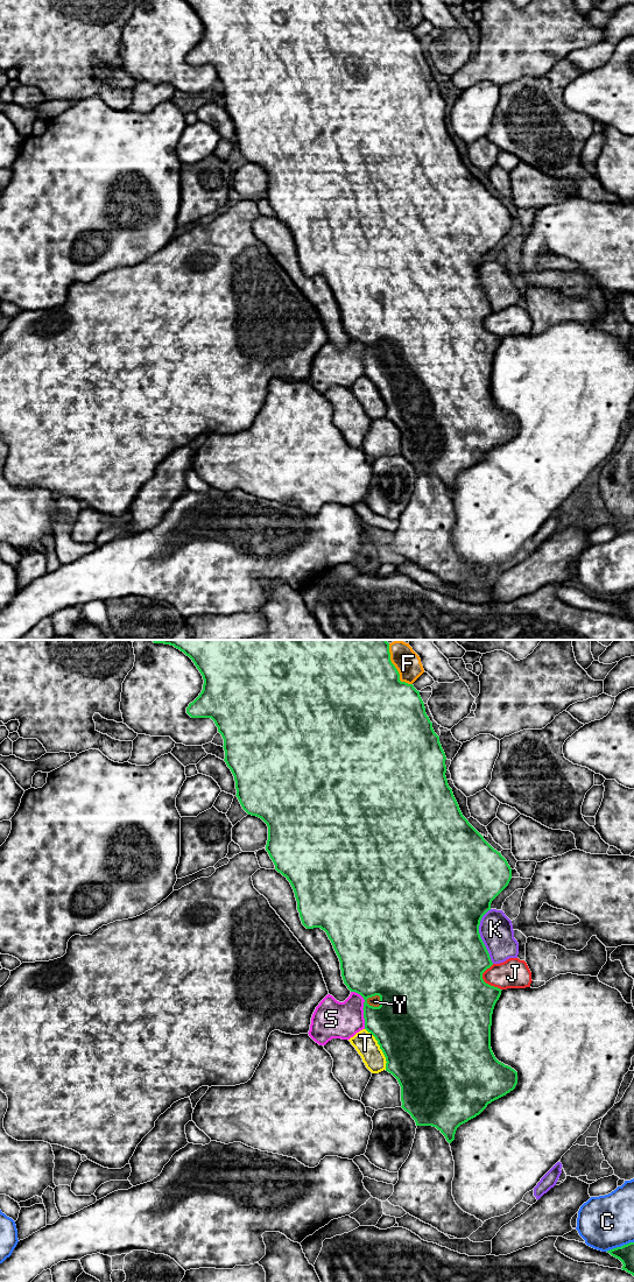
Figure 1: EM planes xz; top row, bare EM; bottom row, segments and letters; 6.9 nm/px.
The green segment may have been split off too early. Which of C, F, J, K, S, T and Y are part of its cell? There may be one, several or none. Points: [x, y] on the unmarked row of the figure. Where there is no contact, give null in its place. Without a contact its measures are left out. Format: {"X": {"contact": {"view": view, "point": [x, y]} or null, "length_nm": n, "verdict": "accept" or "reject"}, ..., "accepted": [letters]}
{"C": {"contact": {"view": "xz", "point": [619, 594]}, "length_nm": 200, "verdict": "reject"}, "F": {"contact": {"view": "xz", "point": [397, 20]}, "length_nm": 280, "verdict": "reject"}, "J": {"contact": {"view": "xz", "point": [484, 329]}, "length_nm": 200, "verdict": "reject"}, "K": {"contact": {"view": "xz", "point": [479, 283]}, "length_nm": 380, "verdict": "reject"}, "S": {"contact": {"view": "xz", "point": [364, 354]}, "length_nm": 280, "verdict": "reject"}, "T": {"contact": {"view": "xz", "point": [380, 395]}, "length_nm": 320, "verdict": "reject"}, "Y": {"contact": {"view": "xz", "point": [372, 353]}, "length_nm": 110, "verdict": "accept"}, "accepted": ["Y"]}

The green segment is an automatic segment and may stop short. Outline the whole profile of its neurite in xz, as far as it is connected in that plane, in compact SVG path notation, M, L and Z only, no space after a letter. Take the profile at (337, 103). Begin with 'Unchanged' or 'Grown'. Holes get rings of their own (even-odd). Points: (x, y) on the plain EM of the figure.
Grown. M184 0L189 3L203 23L204 31L199 43L189 51L186 61L191 65L211 65L218 79L224 86L224 98L227 114L231 117L237 136L237 145L242 156L252 163L261 165L268 174L268 188L266 198L275 212L275 217L290 230L297 248L297 258L302 272L307 276L320 275L331 288L333 296L340 309L340 317L344 331L351 339L360 341L364 350L365 376L371 380L386 404L386 418L392 421L401 434L402 456L415 467L416 473L436 474L449 491L455 487L457 476L469 467L479 463L488 451L513 438L517 431L517 420L508 413L499 409L491 395L492 361L496 348L501 343L498 334L486 331L482 320L493 310L489 301L480 284L479 273L482 263L491 258L492 248L508 233L512 226L512 216L500 199L494 197L484 184L463 163L459 153L453 143L452 136L448 132L445 124L445 100L439 90L439 84L432 76L432 70L425 61L424 50L413 31L400 28L400 21L390 8L390 0Z

